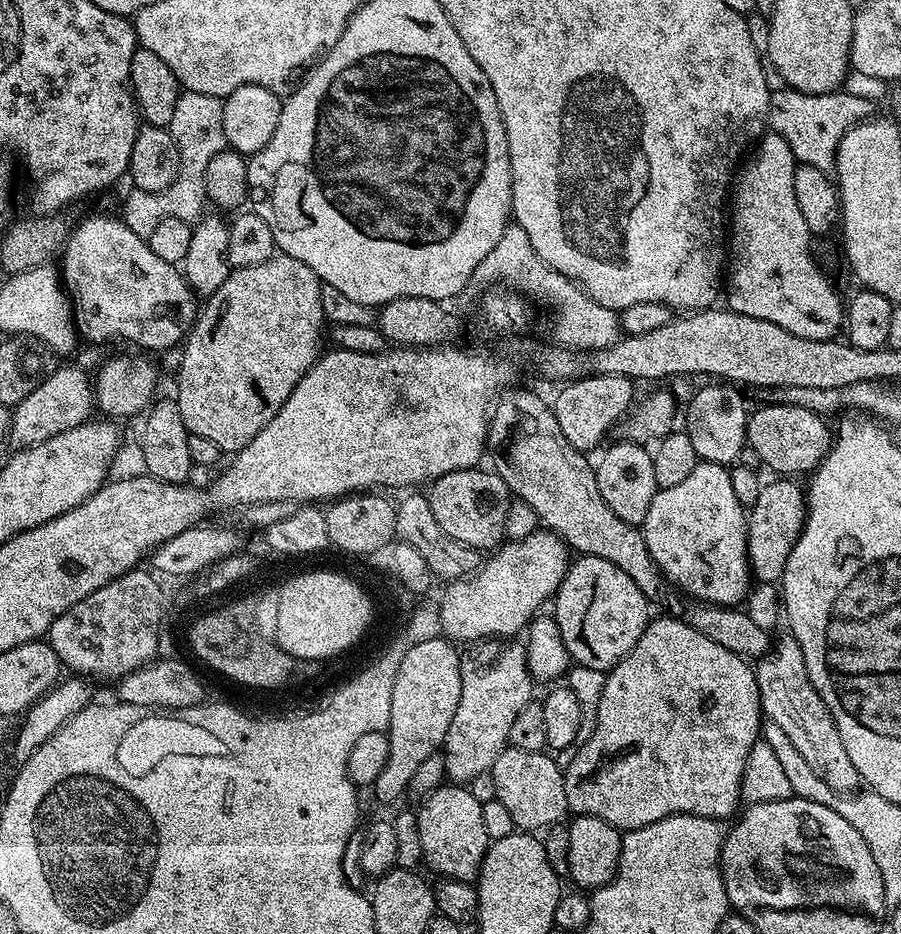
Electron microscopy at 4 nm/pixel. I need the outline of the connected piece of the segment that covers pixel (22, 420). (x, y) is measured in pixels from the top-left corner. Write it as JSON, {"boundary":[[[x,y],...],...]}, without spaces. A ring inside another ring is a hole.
{"boundary":[[[73,366],[49,371],[41,384],[11,409],[7,443],[12,443],[16,450],[38,446],[38,442],[46,442],[46,438],[54,438],[62,430],[74,430],[74,426],[85,423],[93,415],[91,412],[94,412],[94,384],[87,371]]]}

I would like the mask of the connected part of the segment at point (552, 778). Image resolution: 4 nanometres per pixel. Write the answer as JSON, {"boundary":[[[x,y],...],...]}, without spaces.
{"boundary":[[[509,746],[502,754],[498,754],[491,773],[494,778],[496,799],[502,802],[502,806],[506,806],[506,810],[510,810],[510,818],[514,818],[517,829],[532,834],[537,831],[535,828],[548,828],[551,824],[558,823],[563,816],[569,815],[561,765],[557,764],[547,751],[531,752]]]}

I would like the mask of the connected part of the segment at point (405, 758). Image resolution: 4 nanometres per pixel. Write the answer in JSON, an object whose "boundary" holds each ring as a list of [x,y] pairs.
{"boundary":[[[439,639],[418,642],[406,650],[394,678],[394,694],[390,694],[390,722],[386,729],[390,754],[382,774],[378,774],[374,791],[380,800],[396,800],[409,789],[414,770],[426,758],[442,748],[442,730],[448,727],[460,697],[460,670],[455,663],[440,660]]]}

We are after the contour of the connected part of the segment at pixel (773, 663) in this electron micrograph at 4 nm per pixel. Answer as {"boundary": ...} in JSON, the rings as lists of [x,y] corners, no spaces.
{"boundary":[[[784,634],[781,640],[777,639],[768,655],[755,665],[755,669],[763,715],[771,723],[780,727],[782,734],[786,734],[786,738],[790,738],[794,750],[798,750],[798,754],[806,758],[806,766],[810,766],[810,770],[814,770],[814,774],[818,774],[818,778],[822,778],[826,786],[830,786],[841,794],[851,794],[857,791],[862,784],[858,770],[854,770],[854,762],[850,762],[850,754],[846,754],[846,746],[842,746],[842,734],[838,734],[838,726],[826,702],[822,702],[818,690],[814,690],[810,682],[810,674],[806,674],[806,658],[793,636]]]}

